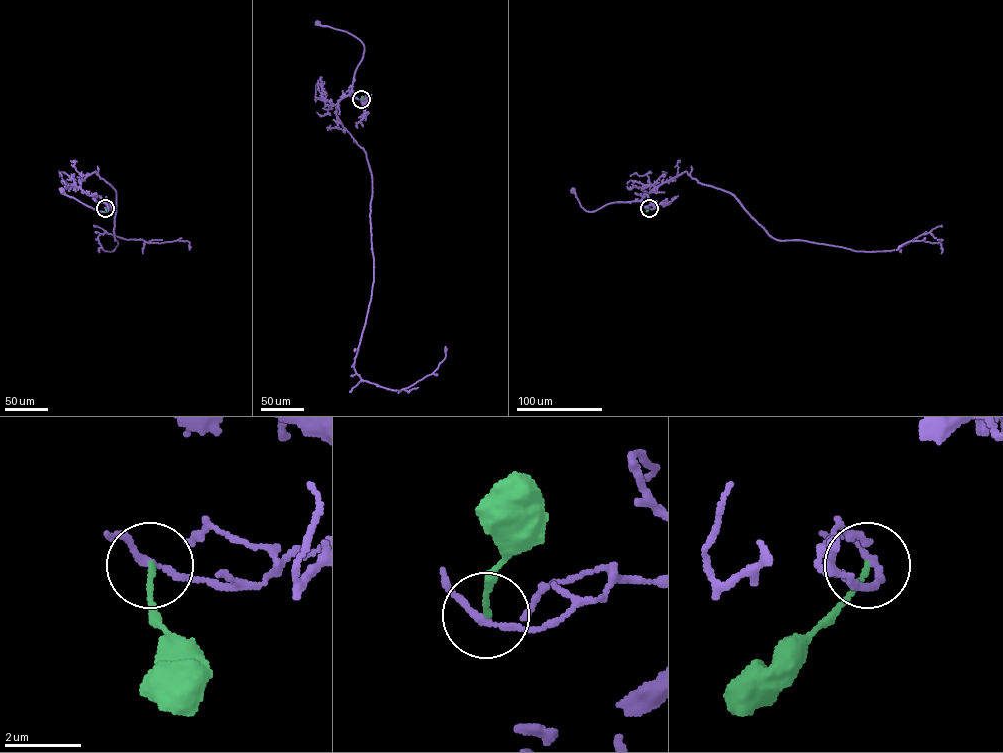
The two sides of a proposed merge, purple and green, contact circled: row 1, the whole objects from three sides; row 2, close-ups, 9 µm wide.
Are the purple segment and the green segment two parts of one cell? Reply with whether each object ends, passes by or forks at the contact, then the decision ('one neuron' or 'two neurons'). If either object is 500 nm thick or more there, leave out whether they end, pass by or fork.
purple forks there; green ends there; two neurons

